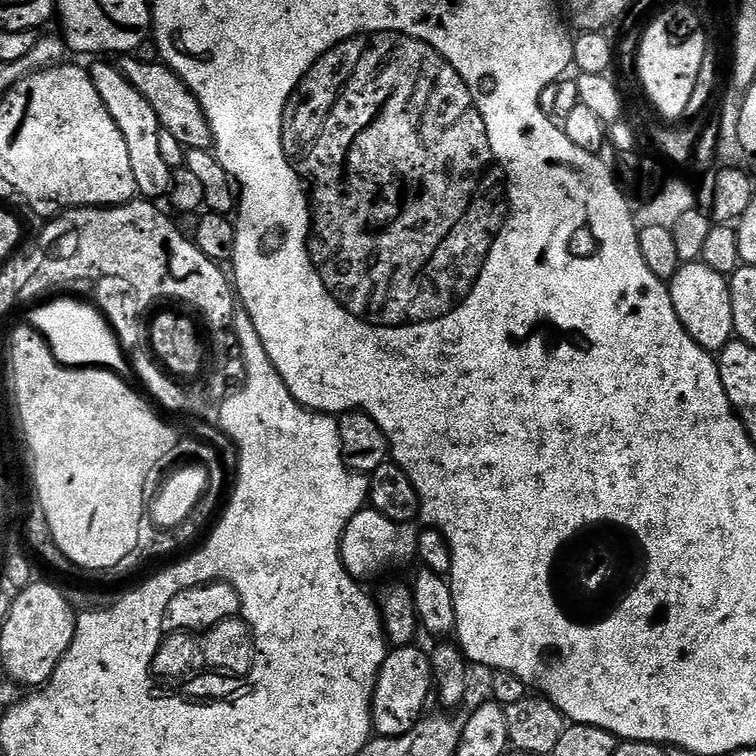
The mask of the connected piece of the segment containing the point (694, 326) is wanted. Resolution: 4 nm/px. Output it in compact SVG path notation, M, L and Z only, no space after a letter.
M703 262L681 263L678 274L668 284L668 293L682 326L698 347L718 354L734 339L734 306L730 302L729 277L710 270Z

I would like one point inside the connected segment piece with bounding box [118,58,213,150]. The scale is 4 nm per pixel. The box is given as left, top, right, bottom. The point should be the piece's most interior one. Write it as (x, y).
(180, 114)

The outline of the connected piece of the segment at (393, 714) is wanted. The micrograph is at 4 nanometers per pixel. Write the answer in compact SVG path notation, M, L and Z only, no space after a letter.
M393 647L382 662L372 699L372 730L377 737L406 734L425 715L428 695L434 692L431 662L429 653L416 647Z

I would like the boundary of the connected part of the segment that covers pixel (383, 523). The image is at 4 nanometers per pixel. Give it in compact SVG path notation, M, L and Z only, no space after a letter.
M370 506L360 509L358 514L347 523L346 530L340 539L340 557L343 560L344 569L354 577L357 582L365 582L370 576L386 569L388 566L396 566L410 562L417 557L417 540L420 537L421 529L415 521L410 523L391 522L388 518L378 514Z

